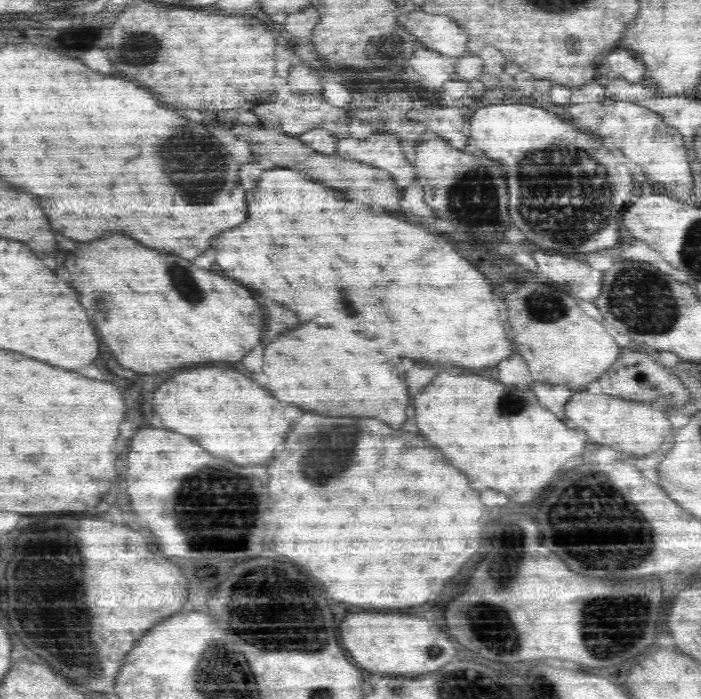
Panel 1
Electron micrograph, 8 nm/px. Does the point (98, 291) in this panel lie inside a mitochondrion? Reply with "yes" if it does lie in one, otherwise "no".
yes

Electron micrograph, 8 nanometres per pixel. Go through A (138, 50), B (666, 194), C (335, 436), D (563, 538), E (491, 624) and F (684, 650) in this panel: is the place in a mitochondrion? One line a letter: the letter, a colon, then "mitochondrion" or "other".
A: mitochondrion
B: other
C: mitochondrion
D: other
E: mitochondrion
F: other

